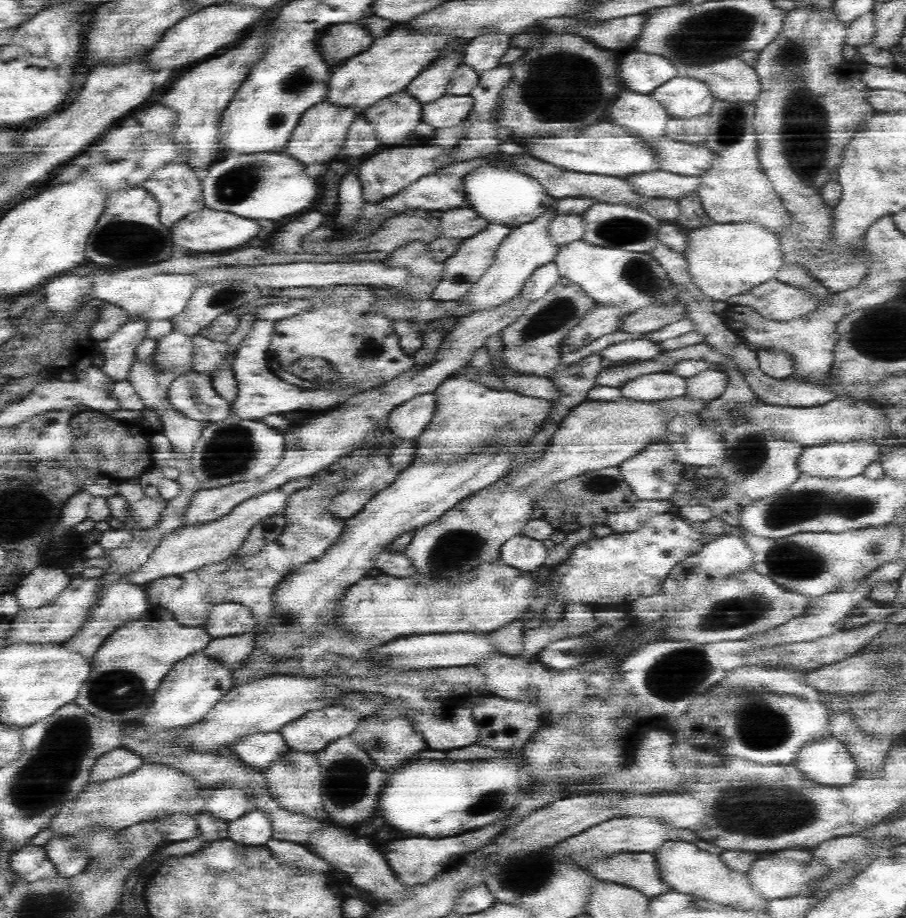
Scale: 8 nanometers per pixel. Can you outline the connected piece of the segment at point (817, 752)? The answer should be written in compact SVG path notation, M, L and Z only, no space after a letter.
M832 736L832 740L818 740L816 744L806 744L804 750L800 752L800 760L794 762L796 770L800 770L806 780L824 784L824 786L848 786L860 778L862 770L858 768L856 760L850 756L846 746Z

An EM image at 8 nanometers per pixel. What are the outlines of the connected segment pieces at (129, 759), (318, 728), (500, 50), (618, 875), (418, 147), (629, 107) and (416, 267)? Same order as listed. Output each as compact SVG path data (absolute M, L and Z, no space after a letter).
M118 748L116 752L108 752L98 758L98 762L94 764L94 768L90 772L90 782L102 784L108 780L116 780L116 778L136 772L142 766L144 766L144 758L140 758L134 752Z
M332 706L324 710L308 712L306 716L286 724L280 732L284 734L286 746L304 754L318 754L338 738L352 734L358 728L362 716L354 710Z
M492 32L492 34L480 34L468 40L464 64L472 66L476 72L498 68L502 56L512 44L512 38L514 36L504 34L504 32Z
M640 852L640 854L616 854L612 858L596 860L592 868L588 868L598 882L620 884L634 890L640 890L648 898L658 898L674 888L660 880L658 858L654 852Z
M410 140L410 144L402 144L400 148L388 148L380 154L376 154L374 158L366 160L360 168L360 180L362 180L362 188L364 188L364 198L370 204L382 202L390 196L396 196L398 192L402 192L404 188L408 188L412 182L440 172L442 168L448 168L454 162L454 148L442 148L438 144L424 144L420 140Z
M622 92L610 108L610 118L618 128L636 132L636 136L648 140L666 136L670 114L664 104L652 100L648 94Z
M412 240L400 248L396 248L392 254L386 256L384 266L388 268L404 268L408 270L414 278L424 278L430 282L442 282L446 274L444 262L434 260L430 254L428 242L422 240Z

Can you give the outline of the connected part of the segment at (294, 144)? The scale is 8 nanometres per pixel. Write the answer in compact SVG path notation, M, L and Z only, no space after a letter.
M326 102L316 104L314 108L304 112L304 116L300 118L300 124L292 132L292 138L286 144L284 152L294 156L300 162L306 162L306 164L316 164L316 162L330 160L332 156L336 156L344 148L350 124L356 118L358 118L358 114L352 112L352 108L336 108L336 106L330 106Z

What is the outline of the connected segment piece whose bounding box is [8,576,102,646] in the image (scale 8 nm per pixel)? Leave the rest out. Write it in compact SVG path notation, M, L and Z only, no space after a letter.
M74 578L72 584L62 592L54 604L36 608L36 610L22 610L12 618L8 644L28 644L34 642L38 646L42 644L60 644L68 642L76 632L80 632L84 620L88 620L88 608L92 608L92 600L96 600L96 592L100 592L100 580L102 578Z

